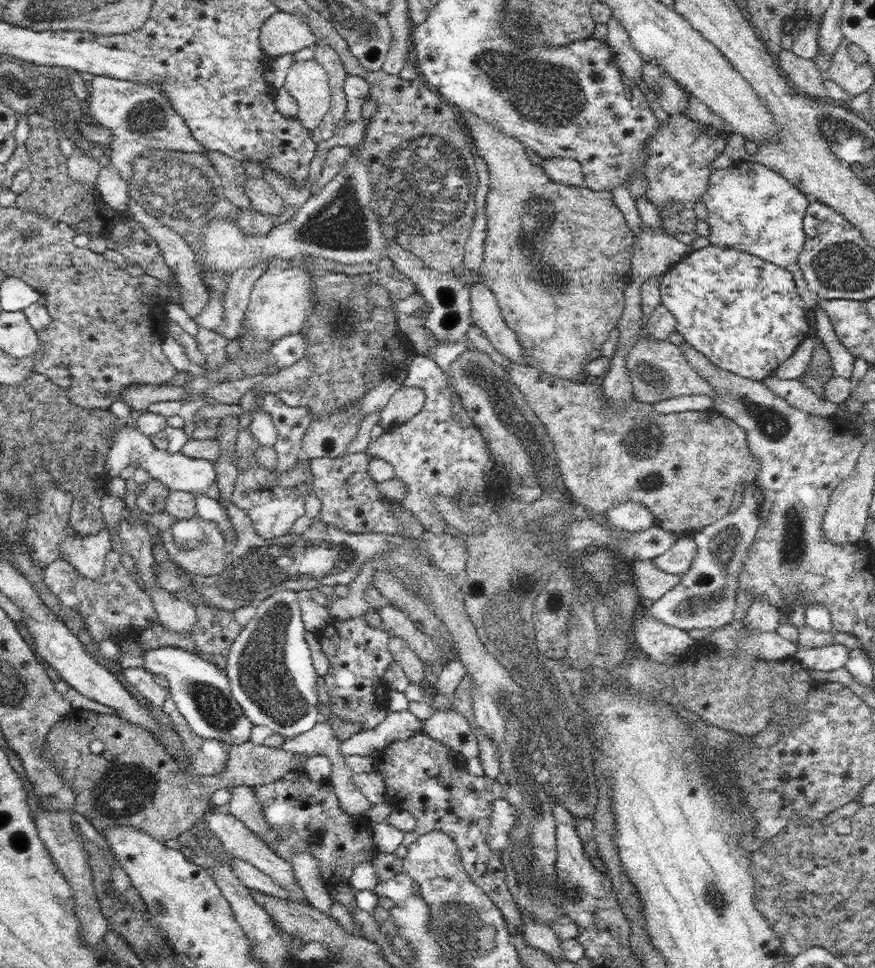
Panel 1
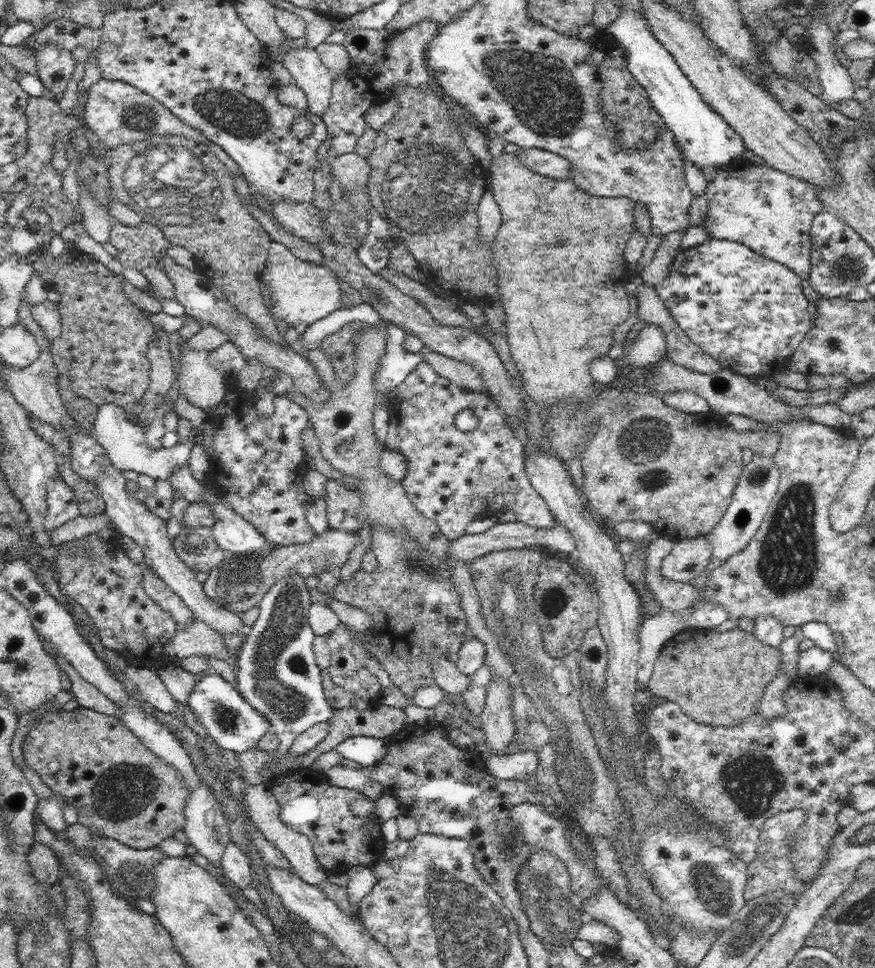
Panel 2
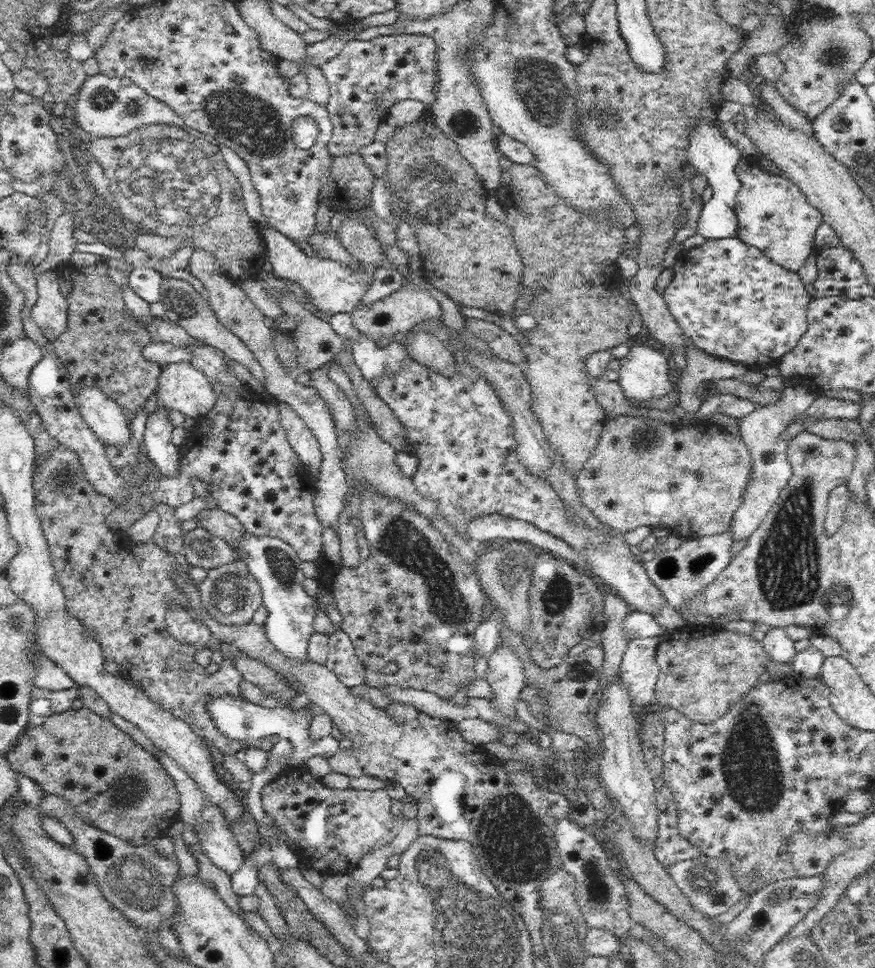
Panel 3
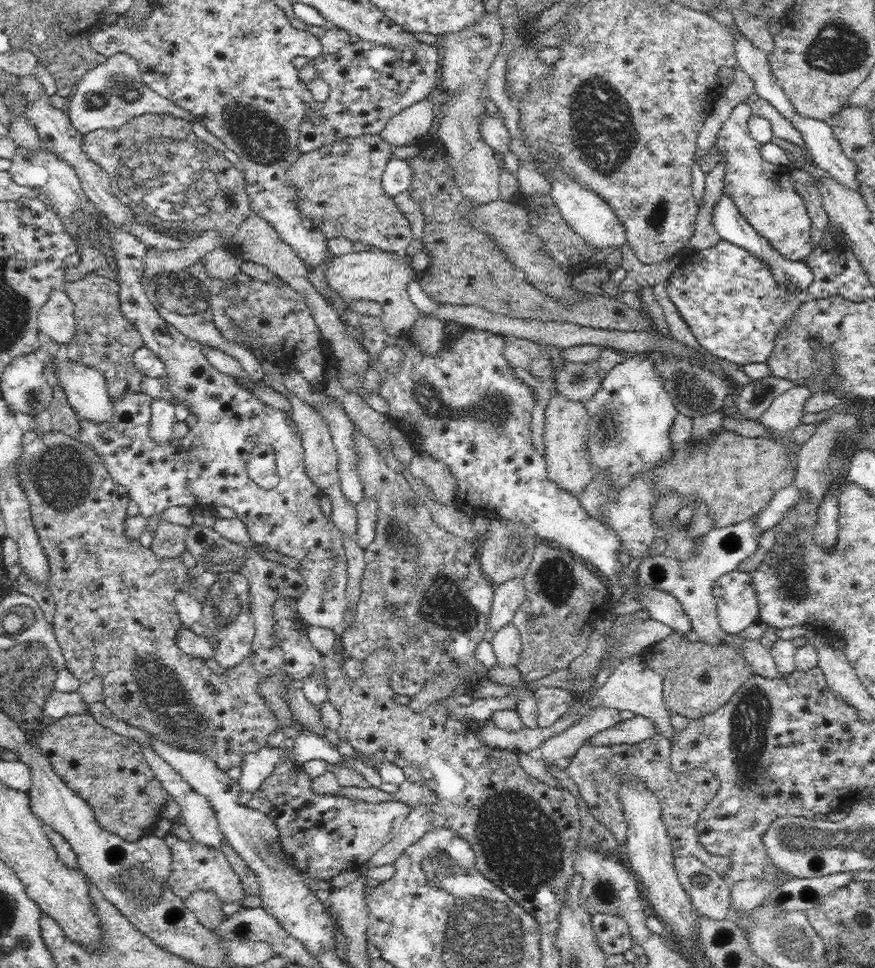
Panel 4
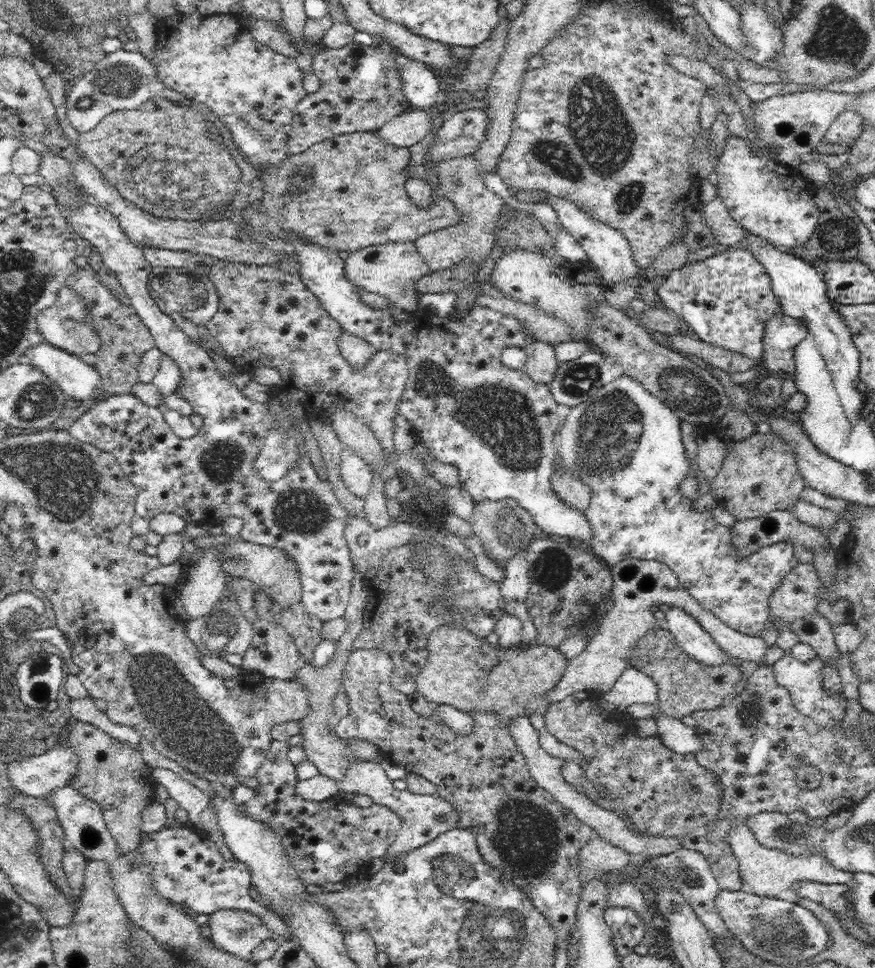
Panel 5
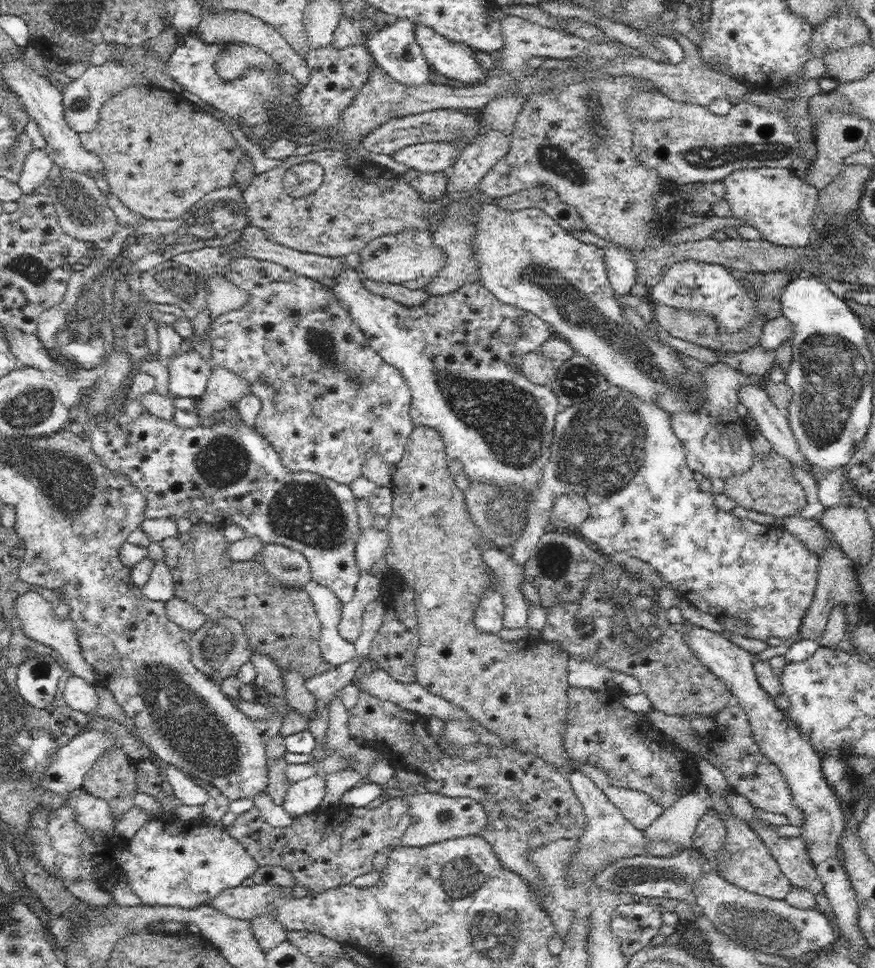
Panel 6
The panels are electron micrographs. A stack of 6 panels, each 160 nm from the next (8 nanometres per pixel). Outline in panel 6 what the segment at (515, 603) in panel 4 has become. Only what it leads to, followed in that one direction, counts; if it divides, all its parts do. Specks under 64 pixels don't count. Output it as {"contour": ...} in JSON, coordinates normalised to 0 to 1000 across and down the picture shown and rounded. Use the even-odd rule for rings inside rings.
{"contour":[[[698,398],[695,403],[674,411],[673,414],[647,420],[645,425],[635,428],[629,473],[622,481],[619,494],[613,500],[613,504],[603,509],[602,542],[597,554],[590,558],[584,567],[590,584],[599,587],[605,576],[608,575],[610,568],[613,568],[617,556],[624,552],[625,548],[631,545],[630,540],[633,536],[629,529],[635,514],[647,509],[664,510],[672,518],[674,527],[671,536],[665,540],[665,548],[662,550],[673,562],[683,566],[686,570],[697,576],[705,571],[718,571],[721,575],[730,576],[730,579],[743,583],[755,594],[759,601],[776,611],[799,632],[814,635],[825,645],[830,645],[830,638],[832,640],[841,638],[841,643],[843,643],[841,645],[841,655],[846,655],[846,657],[864,659],[875,663],[880,657],[896,660],[909,658],[913,653],[913,647],[919,635],[923,633],[923,628],[930,622],[937,575],[933,571],[926,570],[926,567],[917,561],[917,558],[910,557],[907,553],[896,550],[893,545],[887,546],[882,542],[867,541],[856,535],[843,535],[837,529],[830,529],[821,525],[817,520],[817,511],[811,506],[801,507],[791,490],[792,488],[784,478],[779,458],[766,440],[766,429],[750,416],[734,414],[729,408]]]}

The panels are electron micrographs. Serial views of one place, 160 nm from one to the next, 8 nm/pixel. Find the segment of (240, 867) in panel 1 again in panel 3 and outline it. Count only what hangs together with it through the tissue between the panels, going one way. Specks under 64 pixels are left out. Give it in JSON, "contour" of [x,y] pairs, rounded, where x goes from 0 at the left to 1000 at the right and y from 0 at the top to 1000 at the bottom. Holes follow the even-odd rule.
{"contour":[[[239,830],[231,840],[224,855],[230,878],[249,897],[262,904],[267,903],[277,893],[279,880],[262,855],[262,849],[245,831]]]}

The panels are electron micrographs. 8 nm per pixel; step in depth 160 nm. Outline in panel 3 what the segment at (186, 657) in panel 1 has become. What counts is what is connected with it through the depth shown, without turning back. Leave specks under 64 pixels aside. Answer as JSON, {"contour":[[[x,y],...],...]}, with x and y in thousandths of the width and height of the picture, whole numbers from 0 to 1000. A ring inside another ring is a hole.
{"contour":[[[255,717],[254,719],[241,721],[237,725],[237,730],[249,754],[265,764],[278,767],[280,774],[286,773],[293,764],[297,764],[302,760],[318,758],[318,760],[329,763],[334,768],[334,779],[329,783],[329,790],[347,788],[354,782],[361,780],[370,781],[370,783],[377,785],[389,775],[389,768],[378,758],[366,762],[366,764],[355,762],[353,759],[353,748],[360,738],[357,731],[346,731],[347,726],[354,726],[351,720],[347,720],[336,733],[330,731],[320,736],[318,731],[305,731],[304,729],[298,729],[297,726],[293,727],[279,722],[272,722],[272,720],[263,717]]]}

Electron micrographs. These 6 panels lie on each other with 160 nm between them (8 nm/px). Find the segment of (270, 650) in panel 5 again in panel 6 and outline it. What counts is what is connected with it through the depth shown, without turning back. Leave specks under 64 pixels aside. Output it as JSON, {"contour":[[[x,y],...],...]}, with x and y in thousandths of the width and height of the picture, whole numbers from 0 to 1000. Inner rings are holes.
{"contour":[[[329,692],[329,696],[325,696],[325,713],[328,726],[347,741],[354,744],[361,741],[361,722],[359,718],[351,713],[351,701],[346,696],[342,696],[338,692]]]}

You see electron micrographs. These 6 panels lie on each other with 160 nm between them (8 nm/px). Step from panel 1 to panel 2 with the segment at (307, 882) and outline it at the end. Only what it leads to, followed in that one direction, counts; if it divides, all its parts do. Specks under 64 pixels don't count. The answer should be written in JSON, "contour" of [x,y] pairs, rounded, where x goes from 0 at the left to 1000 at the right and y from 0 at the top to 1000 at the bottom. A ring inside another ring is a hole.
{"contour":[[[302,809],[285,811],[281,814],[279,825],[281,825],[282,831],[282,842],[287,848],[297,856],[304,868],[313,871],[327,883],[327,886],[331,889],[331,895],[347,911],[366,915],[370,909],[379,906],[361,888],[354,867],[343,860],[335,858],[321,848],[319,845],[320,834],[315,822],[304,815]]]}

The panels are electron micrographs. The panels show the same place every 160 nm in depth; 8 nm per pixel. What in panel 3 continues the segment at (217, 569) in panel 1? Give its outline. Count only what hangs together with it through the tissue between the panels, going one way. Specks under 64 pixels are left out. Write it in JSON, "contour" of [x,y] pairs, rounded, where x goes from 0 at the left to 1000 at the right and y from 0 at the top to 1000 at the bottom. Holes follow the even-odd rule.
{"contour":[[[231,544],[213,550],[209,572],[219,586],[240,590],[266,581],[270,569],[256,558],[248,556]]]}

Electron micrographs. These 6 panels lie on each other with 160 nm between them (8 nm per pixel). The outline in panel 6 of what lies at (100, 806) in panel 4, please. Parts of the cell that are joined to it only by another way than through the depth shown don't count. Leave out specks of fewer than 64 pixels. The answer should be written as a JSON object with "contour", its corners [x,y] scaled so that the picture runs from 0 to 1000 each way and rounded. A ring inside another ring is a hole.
{"contour":[[[128,770],[97,800],[94,814],[123,829],[131,849],[154,833],[153,822],[159,819],[155,791],[157,784],[146,781],[135,770]]]}

